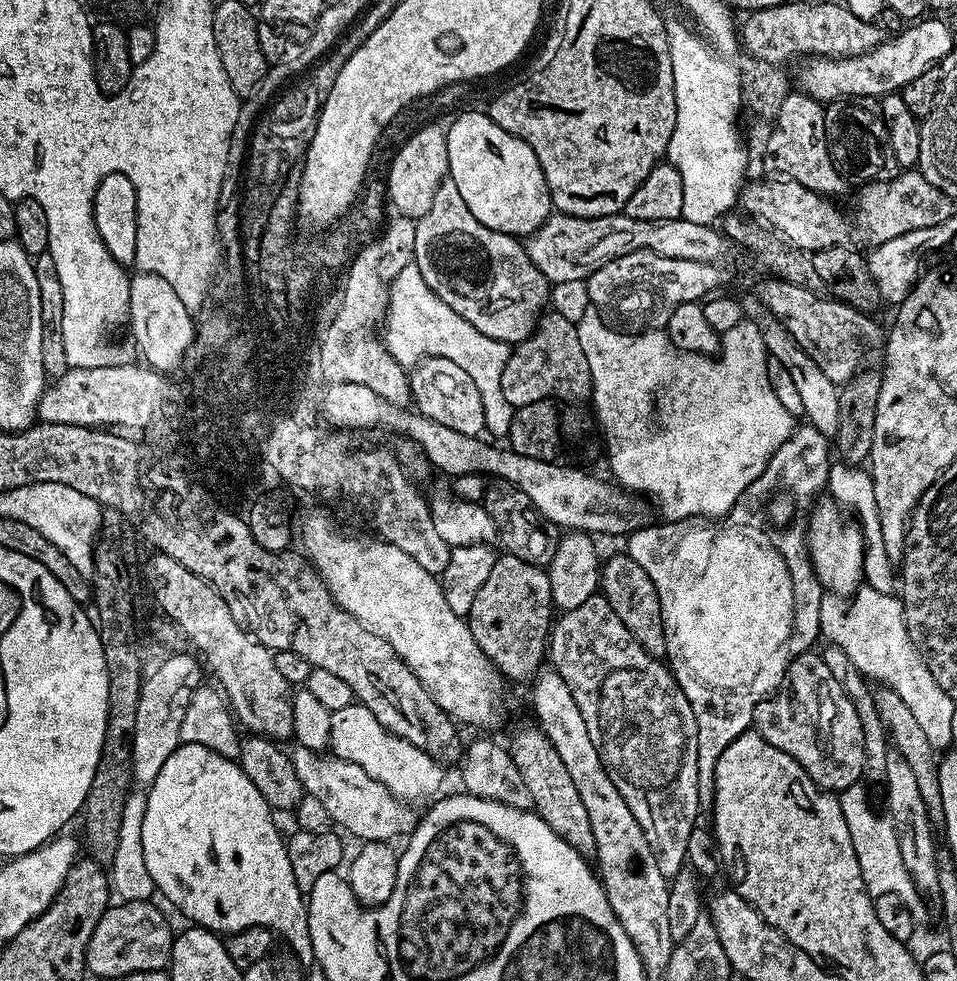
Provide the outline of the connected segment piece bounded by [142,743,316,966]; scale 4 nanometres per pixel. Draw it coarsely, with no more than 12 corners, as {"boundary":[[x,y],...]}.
{"boundary":[[181,743],[142,854],[193,925],[316,955],[285,837],[239,763]]}

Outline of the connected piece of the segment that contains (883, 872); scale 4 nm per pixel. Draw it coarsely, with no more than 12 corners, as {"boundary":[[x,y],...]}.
{"boundary":[[860,782],[839,793],[842,818],[873,898],[898,894],[917,922],[916,891],[892,823]]}

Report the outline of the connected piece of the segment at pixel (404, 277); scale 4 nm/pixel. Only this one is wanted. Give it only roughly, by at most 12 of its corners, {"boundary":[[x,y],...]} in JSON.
{"boundary":[[414,262],[391,280],[384,347],[404,369],[450,358],[507,437],[509,344],[438,298]]}

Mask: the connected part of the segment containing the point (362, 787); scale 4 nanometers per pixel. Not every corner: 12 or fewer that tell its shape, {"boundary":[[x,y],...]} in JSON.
{"boundary":[[299,746],[290,757],[307,795],[360,842],[416,827],[362,766]]}

